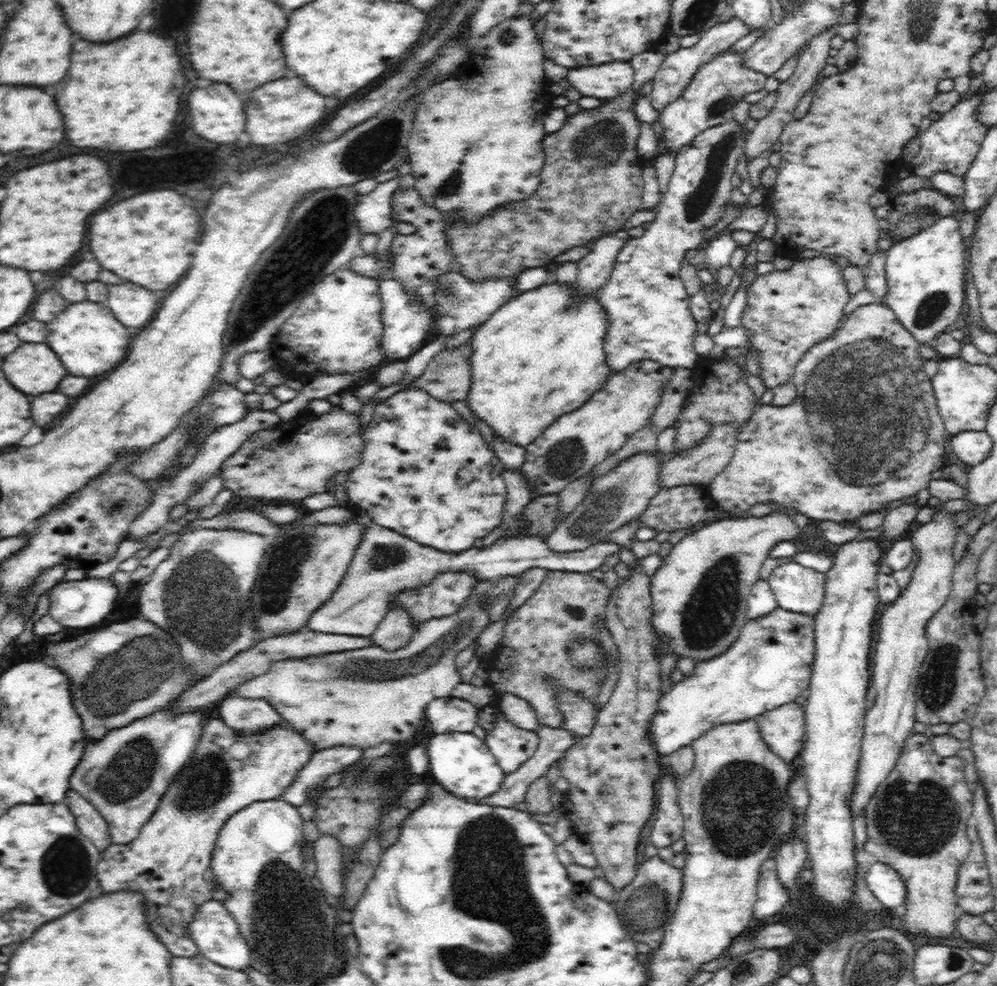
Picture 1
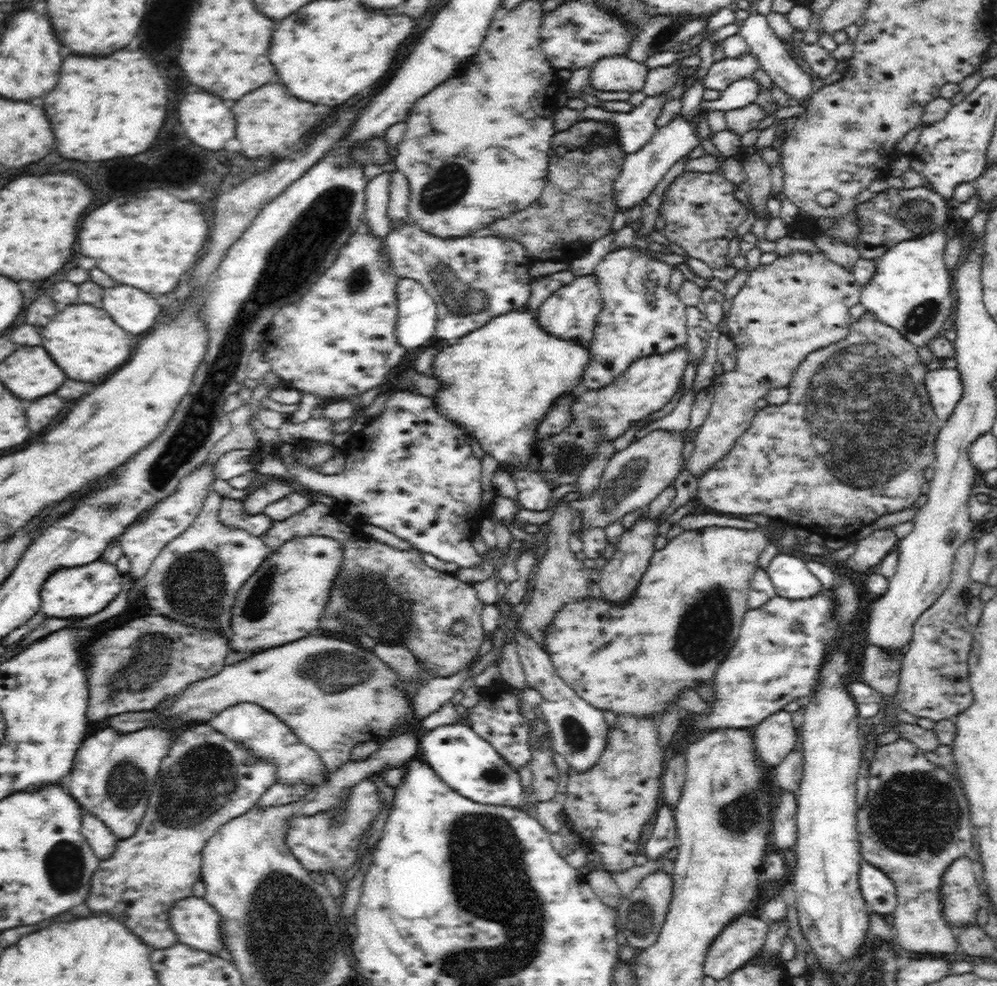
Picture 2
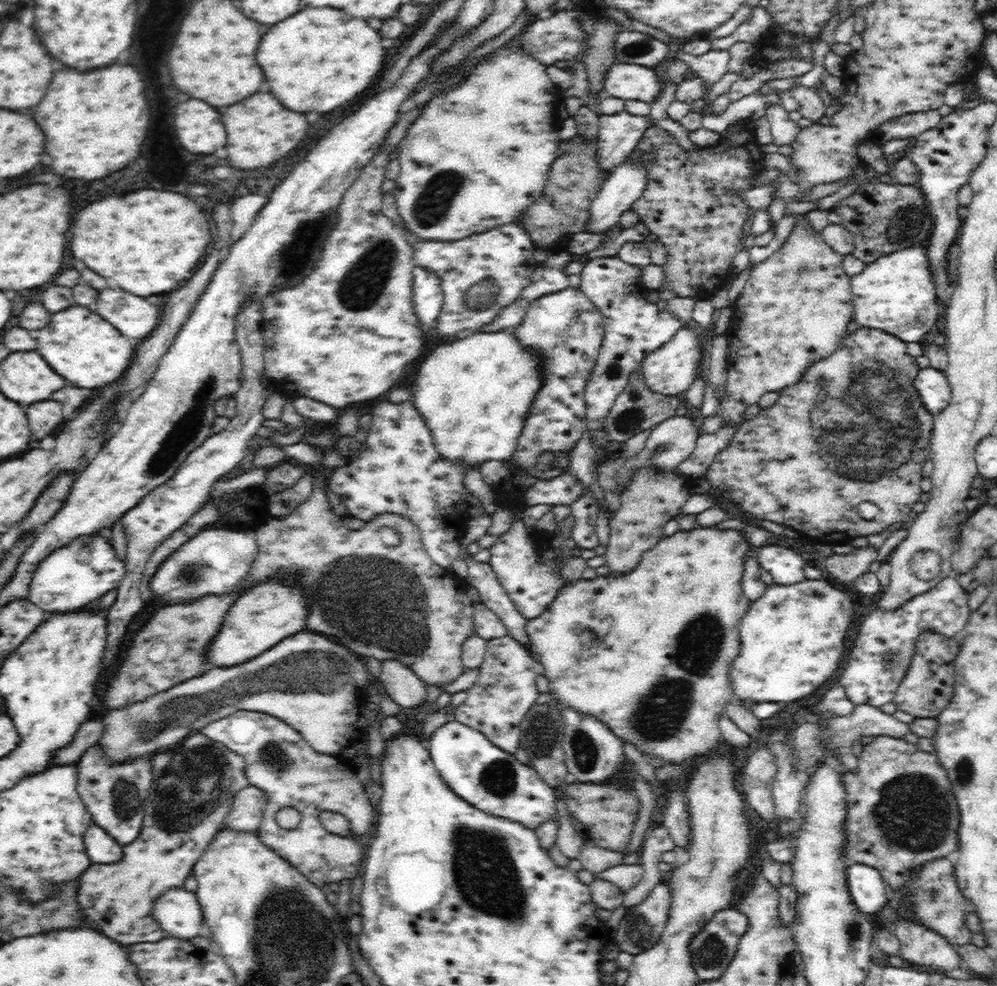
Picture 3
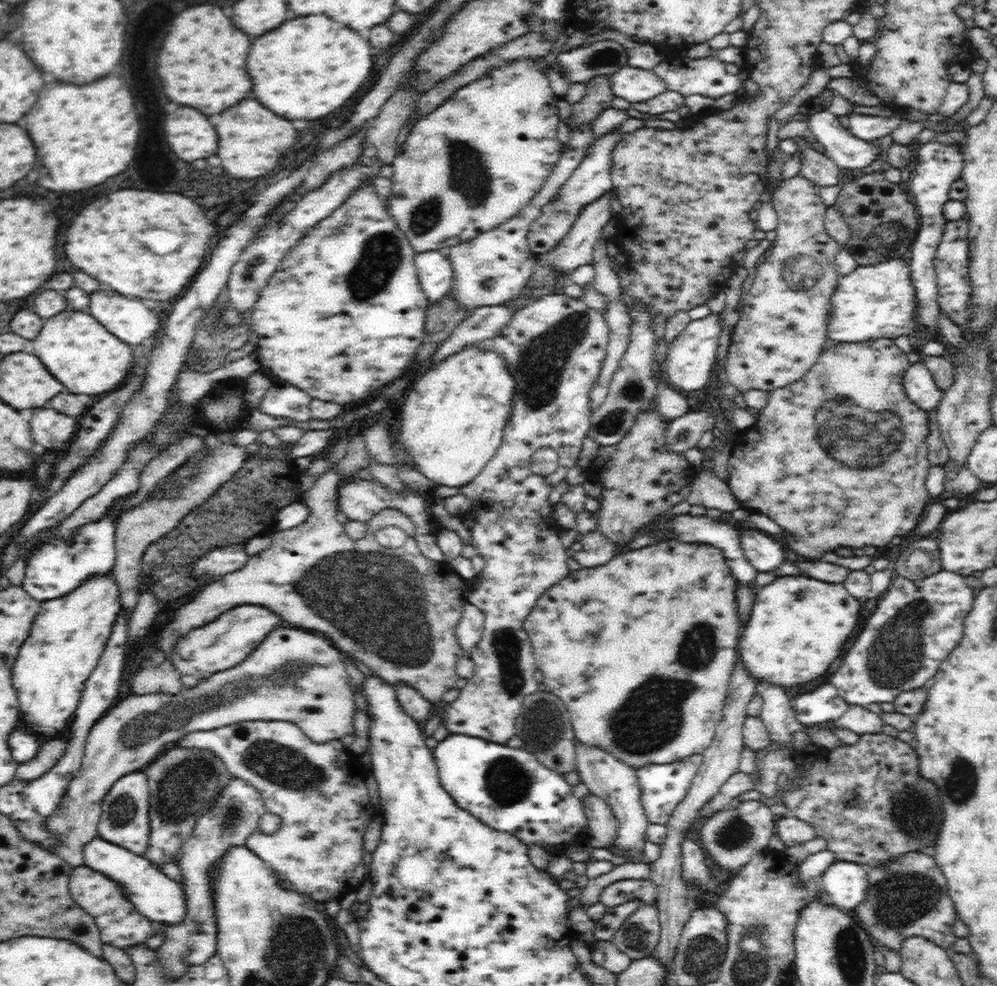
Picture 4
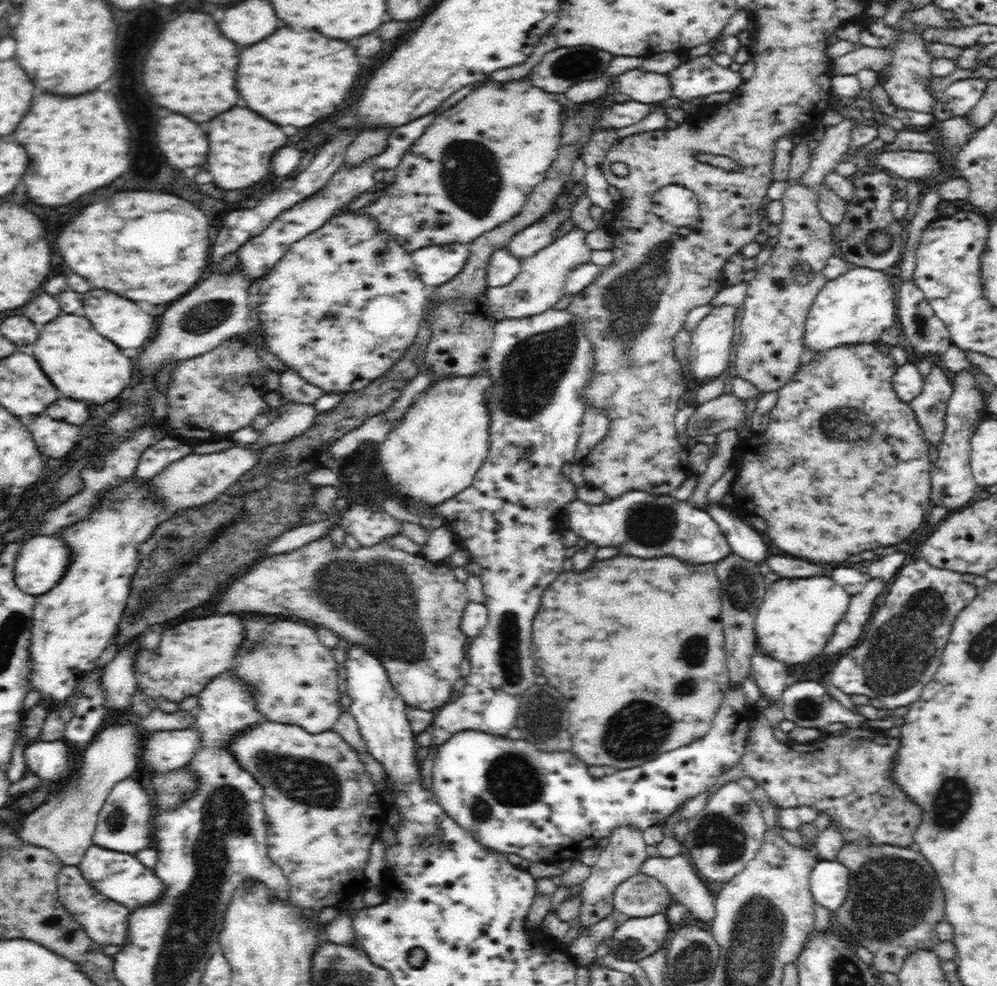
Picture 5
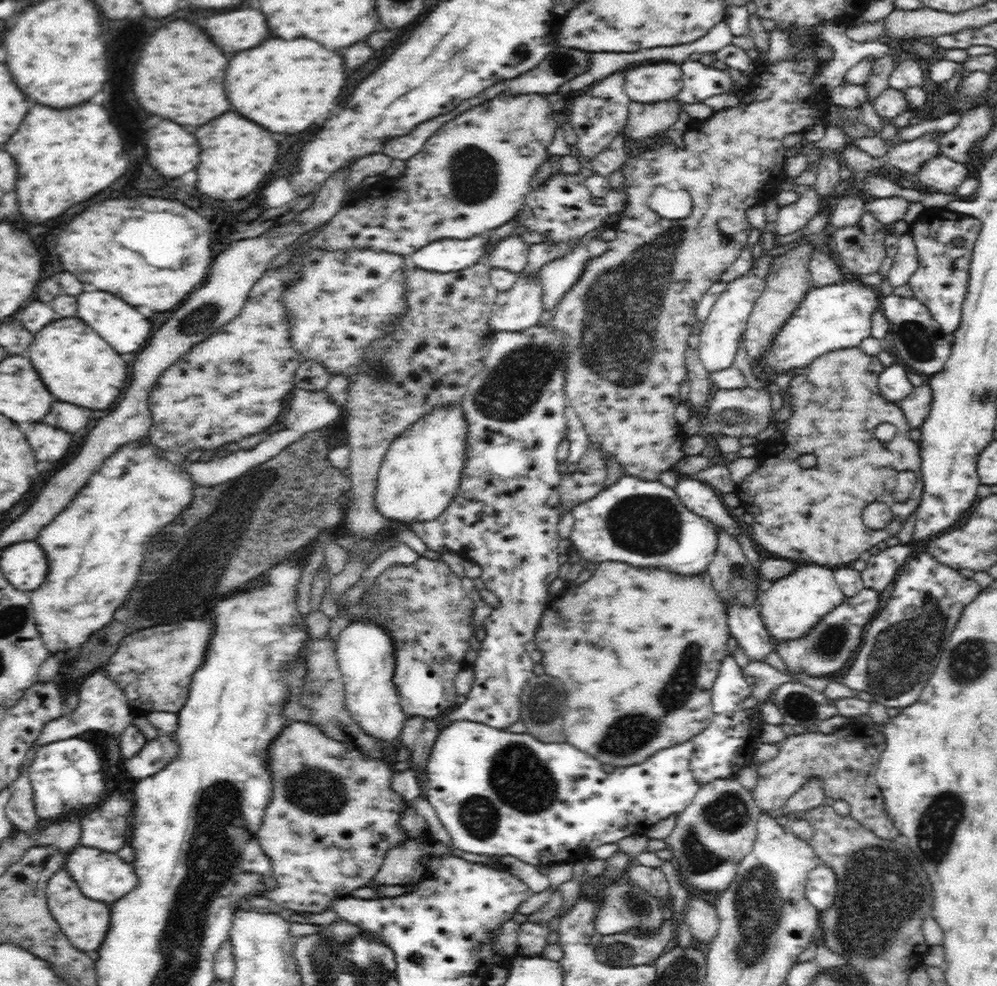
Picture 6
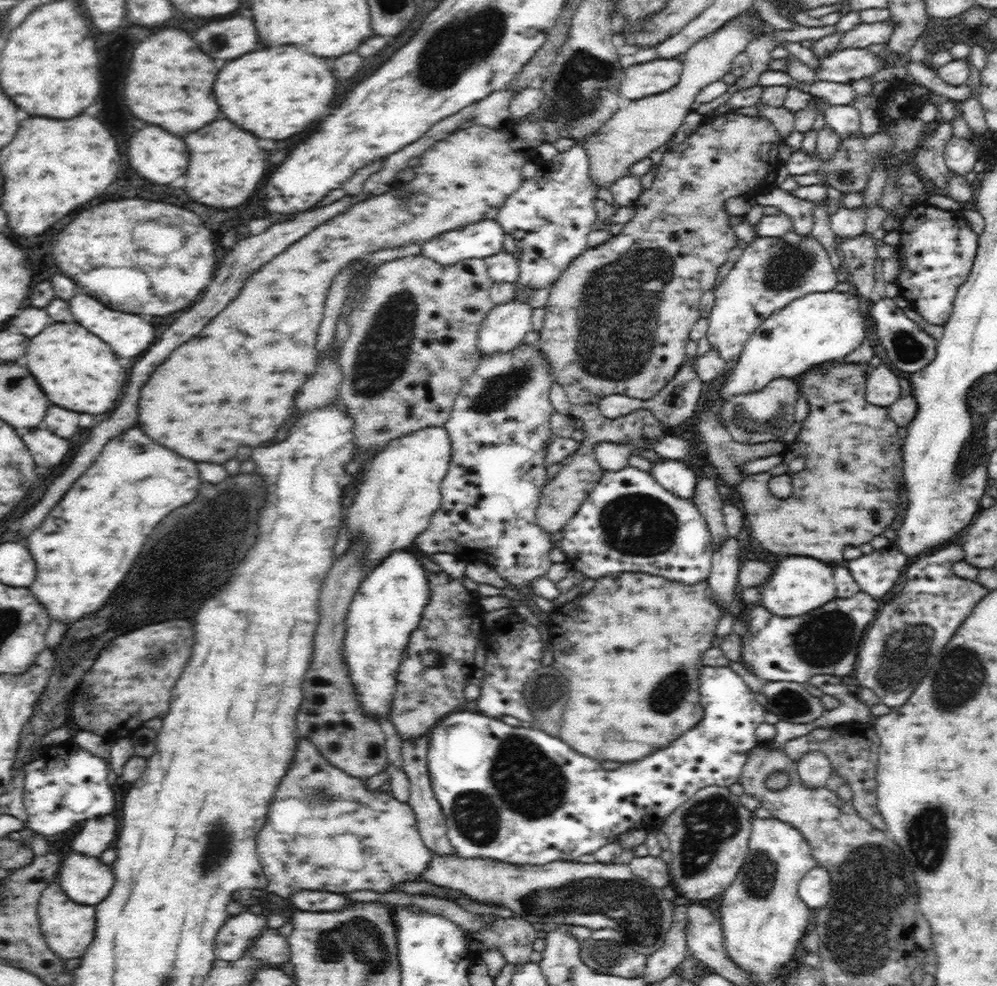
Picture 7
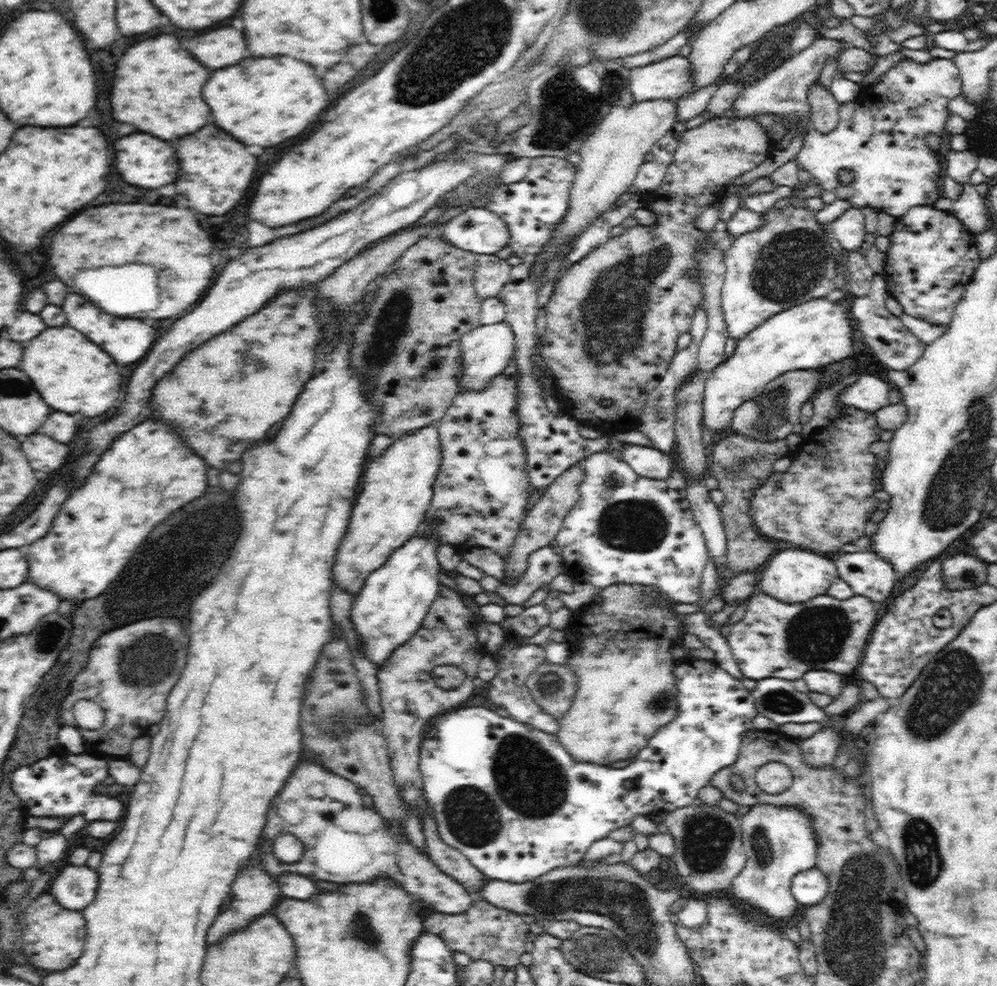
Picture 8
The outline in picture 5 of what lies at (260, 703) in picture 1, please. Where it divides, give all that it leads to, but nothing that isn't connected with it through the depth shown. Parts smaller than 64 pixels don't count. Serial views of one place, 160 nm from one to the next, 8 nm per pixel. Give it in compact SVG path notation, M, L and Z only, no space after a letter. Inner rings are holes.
M258 722L256 727L241 732L241 734L233 739L227 747L231 754L238 760L241 768L244 768L264 790L264 797L262 800L263 811L265 818L267 818L267 853L268 857L276 864L284 876L289 880L289 897L287 902L299 908L311 908L319 912L322 908L327 906L334 907L341 905L344 902L351 900L354 894L353 888L356 885L364 884L365 882L365 868L370 858L370 846L379 836L379 815L387 811L389 805L382 800L382 794L376 789L374 781L364 769L364 764L358 759L358 754L355 749L345 742L337 732L326 730L322 734L309 734L308 731L303 730L300 726L282 725L280 722ZM194 729L154 731L142 744L140 762L152 773L176 771L192 762L200 742L200 732Z

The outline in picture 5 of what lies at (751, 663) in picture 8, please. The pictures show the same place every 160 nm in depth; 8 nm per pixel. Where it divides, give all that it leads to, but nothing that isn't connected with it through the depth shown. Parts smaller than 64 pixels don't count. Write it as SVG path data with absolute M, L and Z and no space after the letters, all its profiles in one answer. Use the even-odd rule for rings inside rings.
M879 578L869 579L868 584L858 594L851 595L847 613L835 624L834 634L823 648L824 656L844 654L856 644L864 626L870 620L874 600L884 590L886 582Z

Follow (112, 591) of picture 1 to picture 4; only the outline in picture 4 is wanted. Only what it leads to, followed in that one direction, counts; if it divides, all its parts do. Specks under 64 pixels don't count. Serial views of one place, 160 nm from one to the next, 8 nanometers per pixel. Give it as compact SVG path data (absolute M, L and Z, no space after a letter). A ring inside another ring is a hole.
M110 515L89 522L70 535L67 539L56 538L42 543L27 558L24 571L23 589L40 601L60 598L72 592L80 583L92 575L112 573L115 563L115 531L117 524Z

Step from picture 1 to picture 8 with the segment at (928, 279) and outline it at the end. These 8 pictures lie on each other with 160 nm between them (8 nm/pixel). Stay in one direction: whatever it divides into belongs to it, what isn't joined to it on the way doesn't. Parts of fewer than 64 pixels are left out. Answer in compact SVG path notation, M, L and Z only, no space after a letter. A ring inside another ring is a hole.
M818 298L772 316L743 336L727 360L716 365L712 371L705 372L701 426L714 432L724 432L732 424L734 410L762 394L768 382L781 374L816 369L850 358L854 350L854 324L849 316L846 300L832 303L826 298Z

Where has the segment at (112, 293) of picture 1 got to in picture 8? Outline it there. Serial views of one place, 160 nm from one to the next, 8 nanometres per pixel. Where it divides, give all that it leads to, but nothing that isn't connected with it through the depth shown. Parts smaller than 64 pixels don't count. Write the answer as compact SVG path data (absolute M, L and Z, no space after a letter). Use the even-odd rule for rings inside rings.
M68 294L64 300L64 314L68 320L68 326L80 330L88 340L96 342L104 352L108 352L118 364L132 364L138 362L146 352L152 348L150 342L156 340L156 330L152 326L146 326L142 320L132 320L132 318L114 318L110 314L100 312L96 306L90 302L82 300L84 296L78 294Z

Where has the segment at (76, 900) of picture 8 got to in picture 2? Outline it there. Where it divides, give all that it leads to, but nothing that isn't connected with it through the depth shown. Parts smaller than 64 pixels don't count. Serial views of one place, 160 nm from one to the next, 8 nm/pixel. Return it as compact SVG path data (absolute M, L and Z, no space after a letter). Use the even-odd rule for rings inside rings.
M84 809L81 831L98 859L104 861L112 856L118 838L99 818ZM192 895L174 903L169 910L168 920L171 931L175 933L177 940L181 943L212 954L215 954L218 950L224 950L225 944L220 930L222 918L217 914L216 909L210 906L202 897Z

